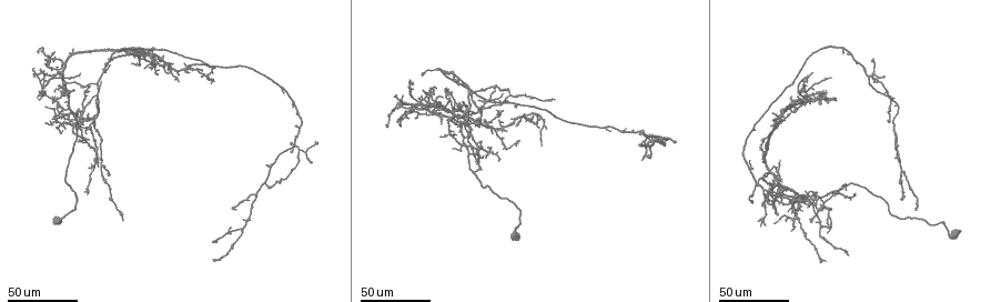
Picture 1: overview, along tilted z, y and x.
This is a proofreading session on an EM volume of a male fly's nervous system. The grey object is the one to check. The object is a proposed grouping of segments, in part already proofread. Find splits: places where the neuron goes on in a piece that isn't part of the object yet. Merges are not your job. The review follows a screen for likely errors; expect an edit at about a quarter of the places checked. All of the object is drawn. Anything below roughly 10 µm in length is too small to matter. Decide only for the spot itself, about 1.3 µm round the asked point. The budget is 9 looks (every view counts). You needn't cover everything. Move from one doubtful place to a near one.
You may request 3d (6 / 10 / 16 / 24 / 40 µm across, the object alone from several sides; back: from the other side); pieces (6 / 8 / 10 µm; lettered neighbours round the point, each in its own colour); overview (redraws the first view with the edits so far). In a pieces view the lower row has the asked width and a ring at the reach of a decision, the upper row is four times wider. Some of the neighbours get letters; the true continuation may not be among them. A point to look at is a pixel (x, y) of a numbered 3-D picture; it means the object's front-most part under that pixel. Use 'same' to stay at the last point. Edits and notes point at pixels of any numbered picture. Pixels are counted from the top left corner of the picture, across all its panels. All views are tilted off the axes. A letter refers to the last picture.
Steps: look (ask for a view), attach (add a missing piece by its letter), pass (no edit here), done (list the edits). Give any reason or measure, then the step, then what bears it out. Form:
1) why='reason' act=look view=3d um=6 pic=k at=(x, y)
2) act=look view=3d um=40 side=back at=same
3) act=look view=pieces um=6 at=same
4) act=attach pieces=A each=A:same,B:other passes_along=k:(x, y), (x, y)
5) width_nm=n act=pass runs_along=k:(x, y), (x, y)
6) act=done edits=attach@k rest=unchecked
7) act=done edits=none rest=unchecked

why='an open end' act=look view=3d um=40 pic=1 at=(807, 102)

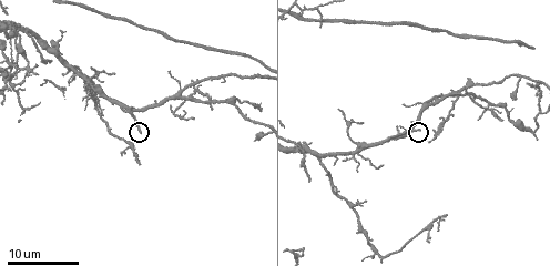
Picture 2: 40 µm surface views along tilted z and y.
act=look view=pieces um=6 pic=2 at=(421, 130)

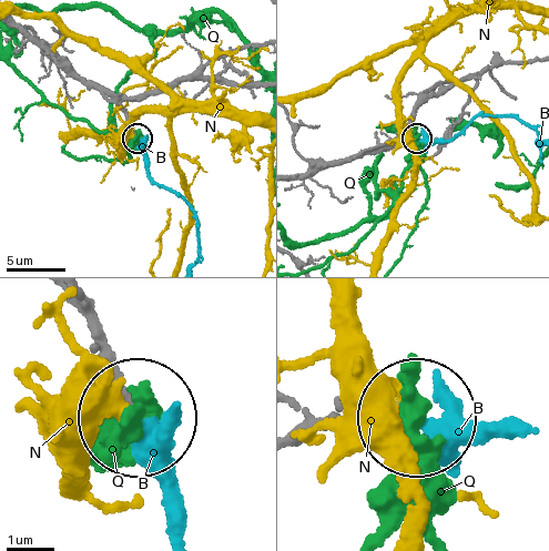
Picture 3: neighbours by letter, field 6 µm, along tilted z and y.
act=attach pieces=B each=B:same,N:other,Q:other passes_along=3:(376, 146), (448, 139), (499, 114), (538, 135) found='the neuron continues'

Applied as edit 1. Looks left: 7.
why='see it whole again' act=look view=overview

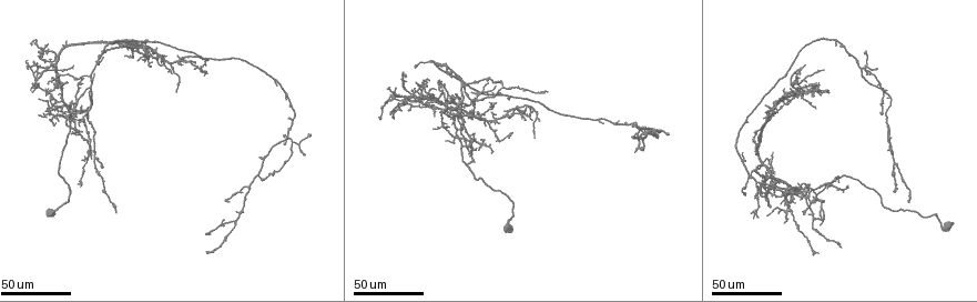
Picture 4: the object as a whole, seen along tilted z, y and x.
why='tapers out' act=look view=3d um=40 pic=4 at=(143, 60)

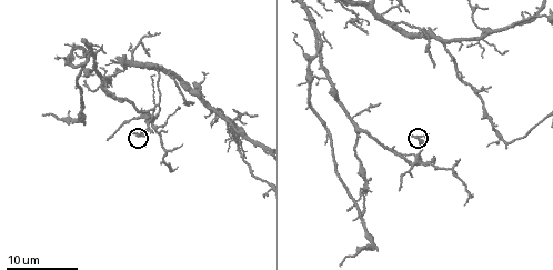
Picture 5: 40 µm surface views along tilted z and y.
act=look view=pieces um=10 pic=5 at=(408, 136)

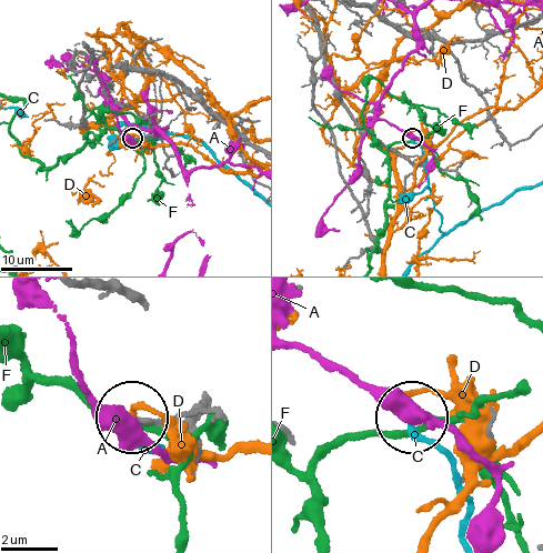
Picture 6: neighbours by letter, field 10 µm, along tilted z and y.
act=pass each=A:other,C:other,D:other,F:other found='none of them fits'

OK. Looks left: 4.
why='free end' act=look view=3d um=16 pic=5 at=(106, 139)

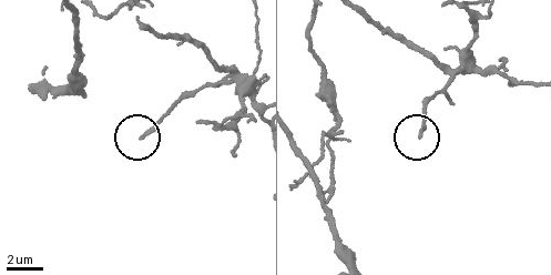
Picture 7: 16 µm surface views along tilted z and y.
act=look view=pieces um=8 pic=7 at=(142, 138)

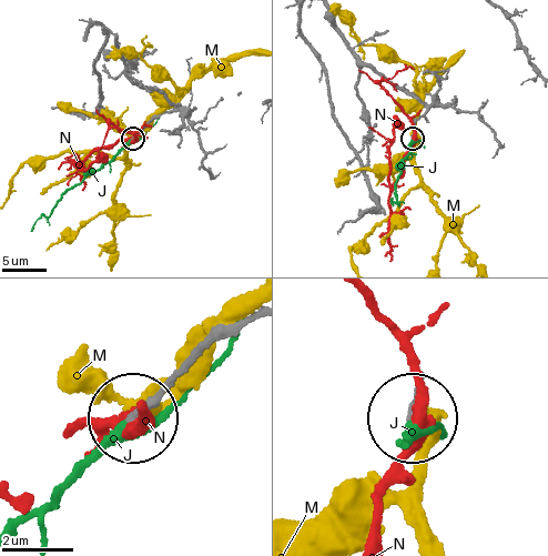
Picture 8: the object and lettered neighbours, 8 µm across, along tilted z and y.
act=attach pieces=J each=J:same,M:other,N:other passes_along=8:(199, 356), (84, 456), (42, 511), (13, 522) found='it goes on there'

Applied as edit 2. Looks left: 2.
act=done edits=attach@3,attach@8 rest=unchecked

